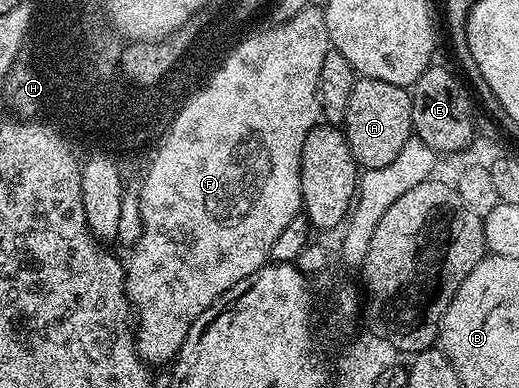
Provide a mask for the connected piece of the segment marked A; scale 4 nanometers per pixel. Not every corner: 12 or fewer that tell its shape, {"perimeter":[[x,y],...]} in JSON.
{"perimeter":[[356,78],[341,124],[355,162],[381,169],[413,138],[411,92]]}

